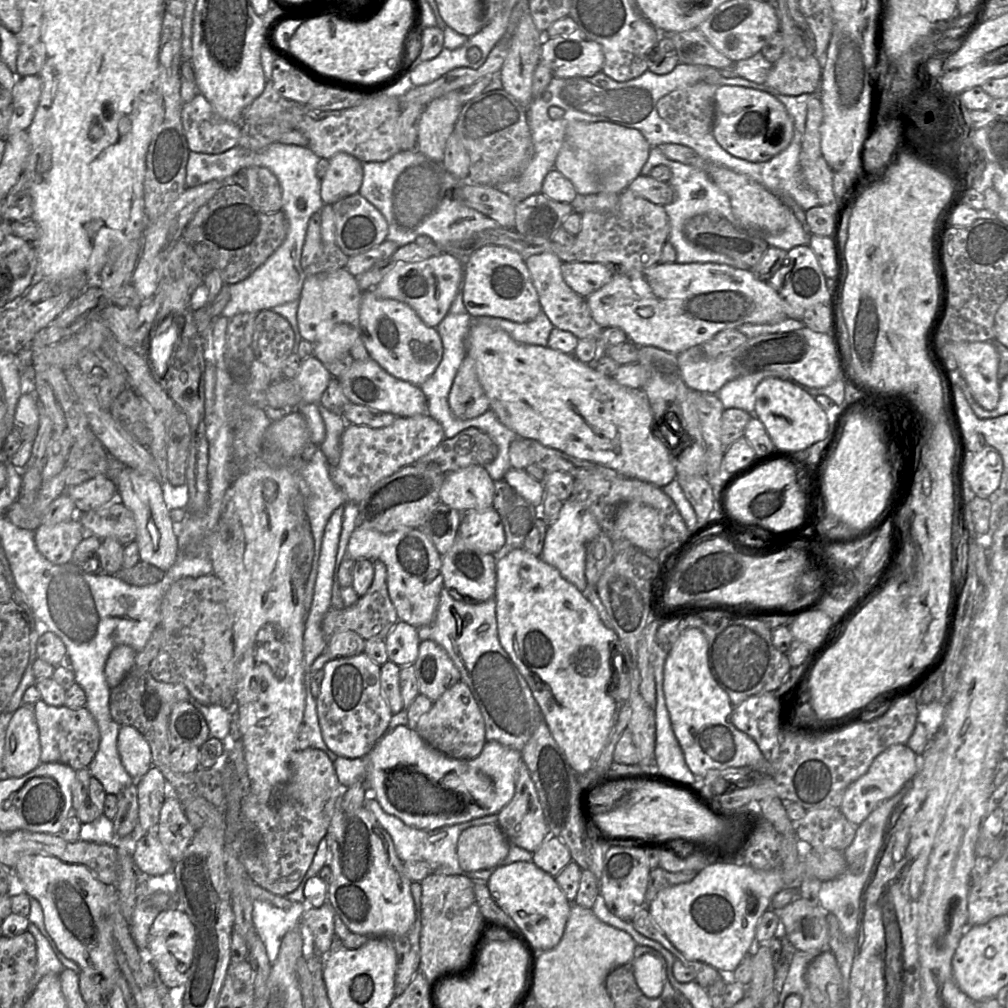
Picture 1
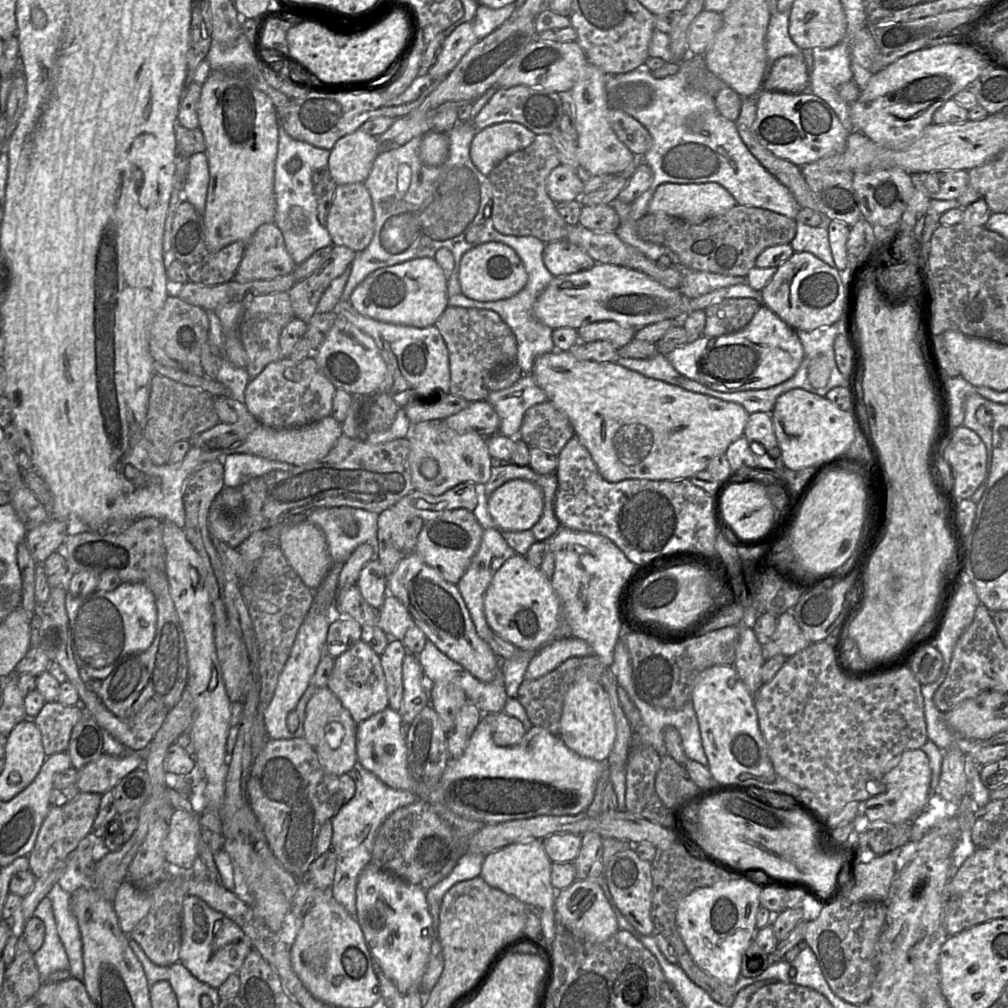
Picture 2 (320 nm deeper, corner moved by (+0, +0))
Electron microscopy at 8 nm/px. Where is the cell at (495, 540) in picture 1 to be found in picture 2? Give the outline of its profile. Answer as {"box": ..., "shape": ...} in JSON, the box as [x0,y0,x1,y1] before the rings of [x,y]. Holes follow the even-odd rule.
{"box":[487,479,543,531],"shape":[[[513,479],[498,487],[487,499],[487,511],[500,531],[531,530],[542,515],[543,493],[534,483]]]}

